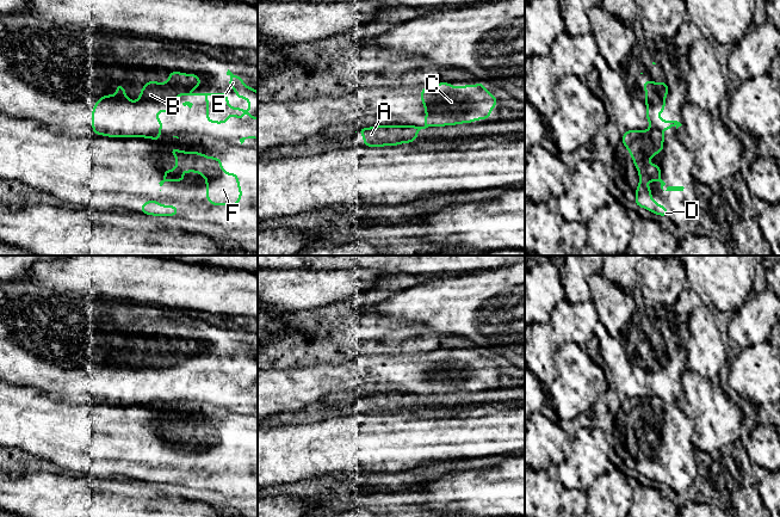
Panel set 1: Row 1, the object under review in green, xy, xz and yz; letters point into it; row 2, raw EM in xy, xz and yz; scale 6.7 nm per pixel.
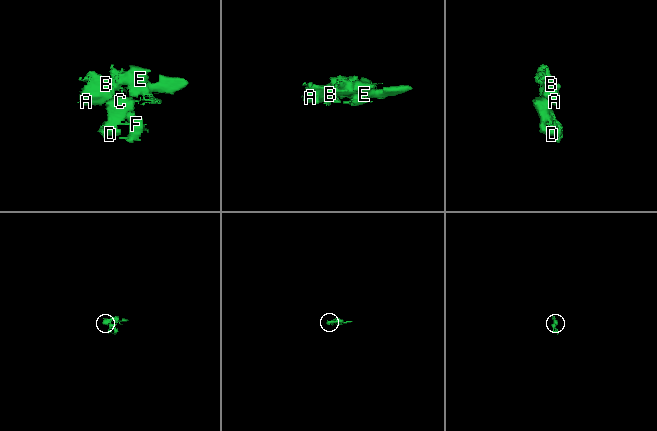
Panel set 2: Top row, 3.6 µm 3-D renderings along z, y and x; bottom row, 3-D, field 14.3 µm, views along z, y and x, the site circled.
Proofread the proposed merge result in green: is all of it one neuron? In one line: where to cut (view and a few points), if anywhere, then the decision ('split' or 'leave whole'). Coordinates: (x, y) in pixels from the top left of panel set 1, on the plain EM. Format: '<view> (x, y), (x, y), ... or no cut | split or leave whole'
yz (651, 394), (656, 395) | split

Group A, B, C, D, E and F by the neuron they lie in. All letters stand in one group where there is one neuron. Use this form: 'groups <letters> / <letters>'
groups A B E / C D F

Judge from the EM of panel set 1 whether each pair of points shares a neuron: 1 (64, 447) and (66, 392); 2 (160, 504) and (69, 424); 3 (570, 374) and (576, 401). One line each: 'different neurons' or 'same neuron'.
1: different neurons
2: different neurons
3: same neuron

